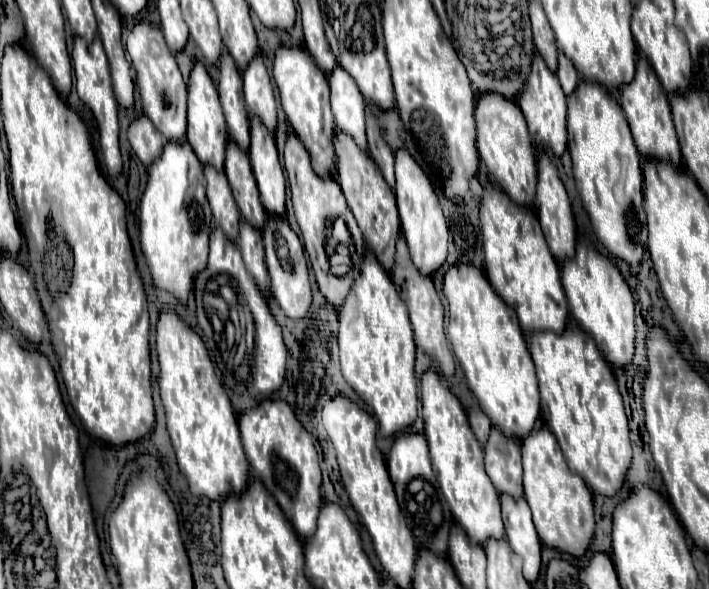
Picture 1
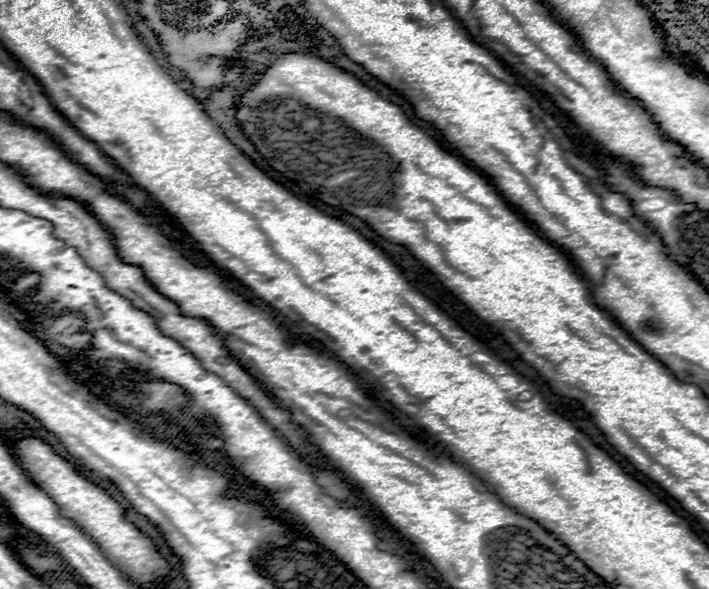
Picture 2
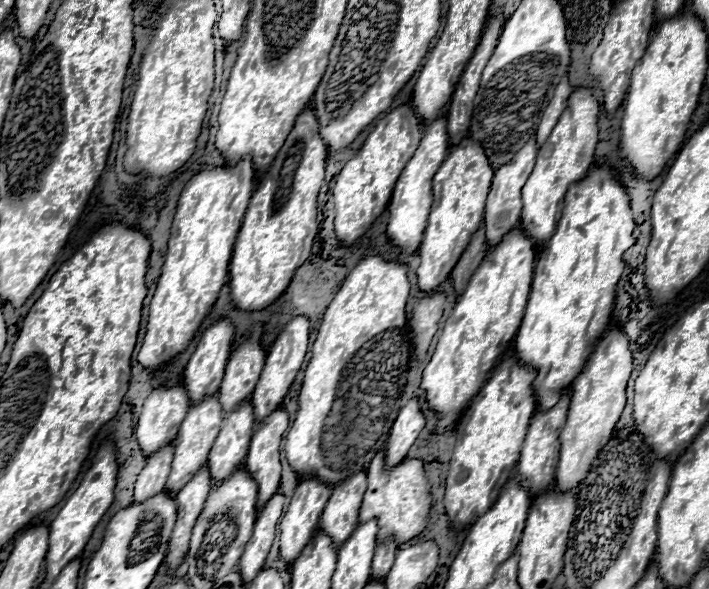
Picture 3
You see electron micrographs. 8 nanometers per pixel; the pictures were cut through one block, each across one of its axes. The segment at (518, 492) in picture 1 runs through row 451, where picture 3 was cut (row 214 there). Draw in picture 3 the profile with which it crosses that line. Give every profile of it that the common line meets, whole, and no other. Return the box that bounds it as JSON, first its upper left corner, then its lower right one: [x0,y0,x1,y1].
[484,138,538,246]

